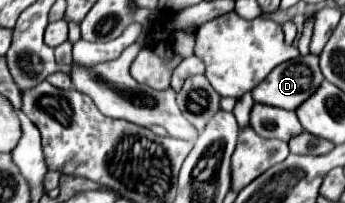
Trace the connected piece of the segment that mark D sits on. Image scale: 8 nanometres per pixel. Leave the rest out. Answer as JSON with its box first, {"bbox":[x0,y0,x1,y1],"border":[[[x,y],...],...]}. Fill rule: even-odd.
{"bbox":[251,55,323,111],"border":[[[305,55],[305,59],[285,61],[277,65],[267,75],[267,79],[251,91],[251,95],[257,103],[291,111],[309,99],[321,81],[323,75],[319,69],[319,57]]]}

